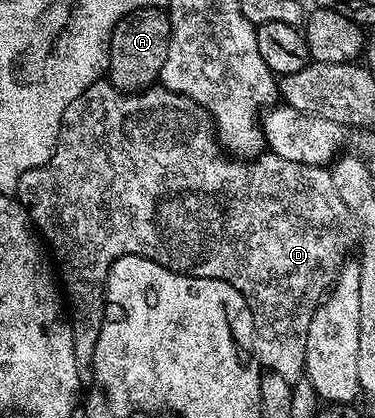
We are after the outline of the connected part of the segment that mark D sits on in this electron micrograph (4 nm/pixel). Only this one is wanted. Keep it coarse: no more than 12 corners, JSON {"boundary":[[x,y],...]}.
{"boundary":[[99,78],[17,198],[80,384],[140,255],[247,299],[304,378],[359,243],[326,166],[225,153],[204,107]]}

